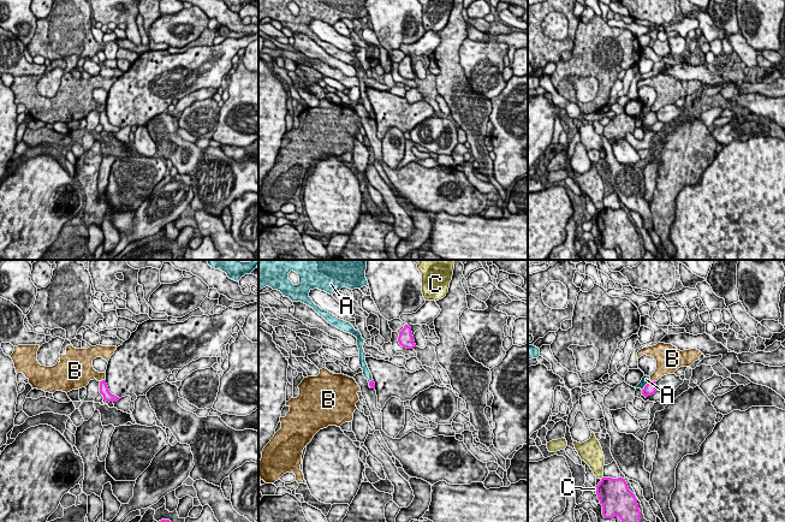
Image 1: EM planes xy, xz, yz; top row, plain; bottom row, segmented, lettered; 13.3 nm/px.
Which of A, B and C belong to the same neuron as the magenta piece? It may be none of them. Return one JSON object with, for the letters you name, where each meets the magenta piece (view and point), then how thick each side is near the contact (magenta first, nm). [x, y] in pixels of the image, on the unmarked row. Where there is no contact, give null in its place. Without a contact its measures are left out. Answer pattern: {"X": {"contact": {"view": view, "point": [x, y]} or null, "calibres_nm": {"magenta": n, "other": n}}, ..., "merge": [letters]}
{"merge": []}

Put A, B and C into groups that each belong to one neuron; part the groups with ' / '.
A / B / C

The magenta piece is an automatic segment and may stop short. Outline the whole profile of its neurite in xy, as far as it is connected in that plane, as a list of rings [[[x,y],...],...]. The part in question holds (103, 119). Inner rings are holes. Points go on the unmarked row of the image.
[[[106,111],[100,112],[100,124],[103,126],[103,131],[106,132],[118,132],[120,130],[109,123]]]

